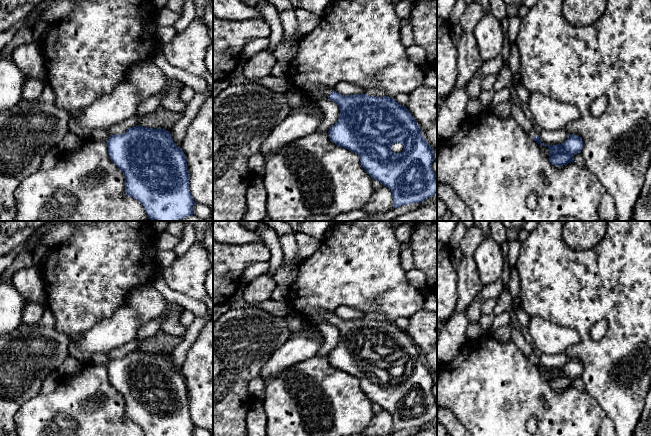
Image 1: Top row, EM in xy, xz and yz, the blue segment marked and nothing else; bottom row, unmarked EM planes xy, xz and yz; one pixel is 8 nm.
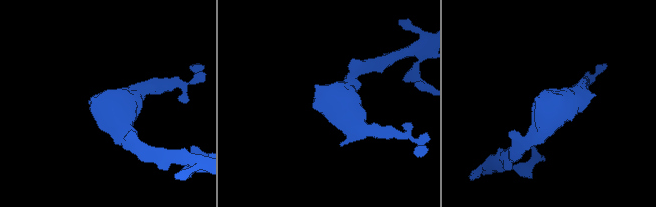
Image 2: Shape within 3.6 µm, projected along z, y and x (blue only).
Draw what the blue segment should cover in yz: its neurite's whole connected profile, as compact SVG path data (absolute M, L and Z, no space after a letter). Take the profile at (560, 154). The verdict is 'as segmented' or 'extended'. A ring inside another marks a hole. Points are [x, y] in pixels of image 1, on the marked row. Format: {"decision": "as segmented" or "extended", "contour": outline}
{"decision": "extended", "contour": "M531 130L528 135L538 144L548 147L549 160L555 166L563 166L573 162L573 155L581 153L583 148L583 141L581 137L573 134L569 134L569 137L565 142L557 145L546 145L542 143L535 130Z"}

